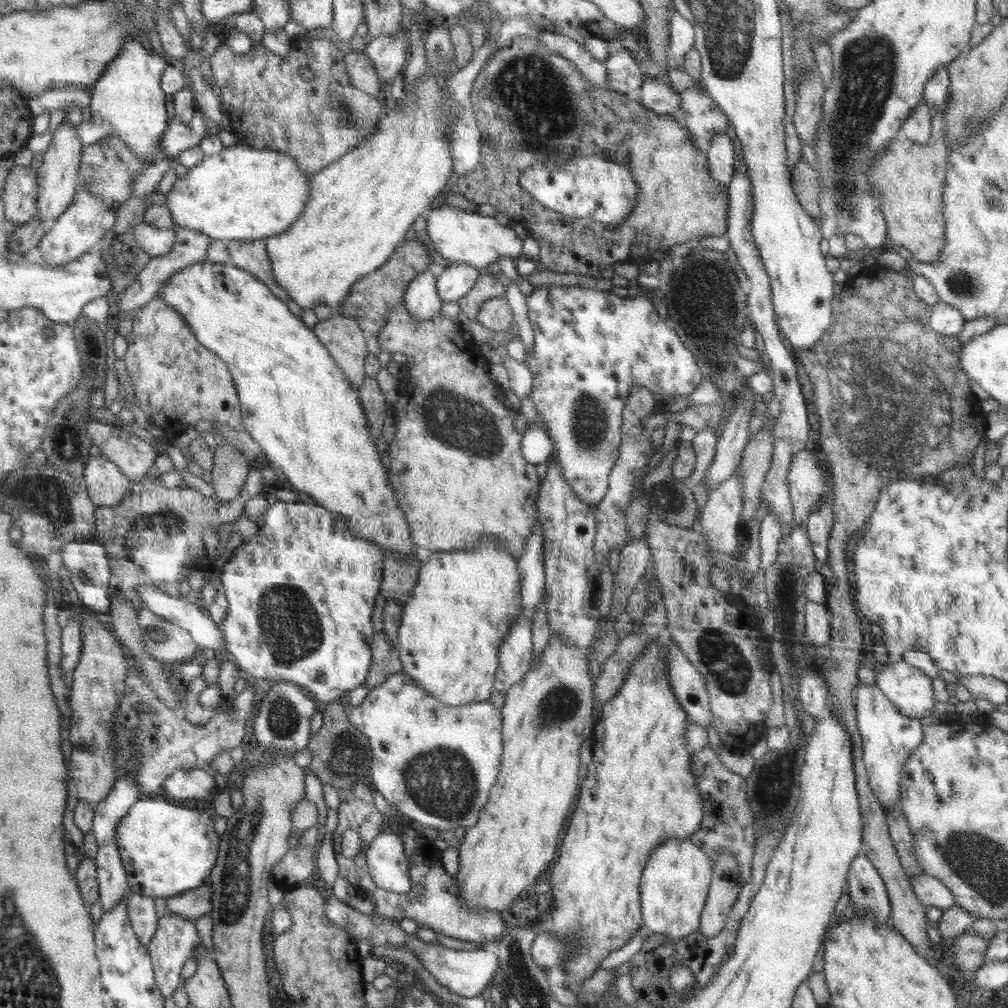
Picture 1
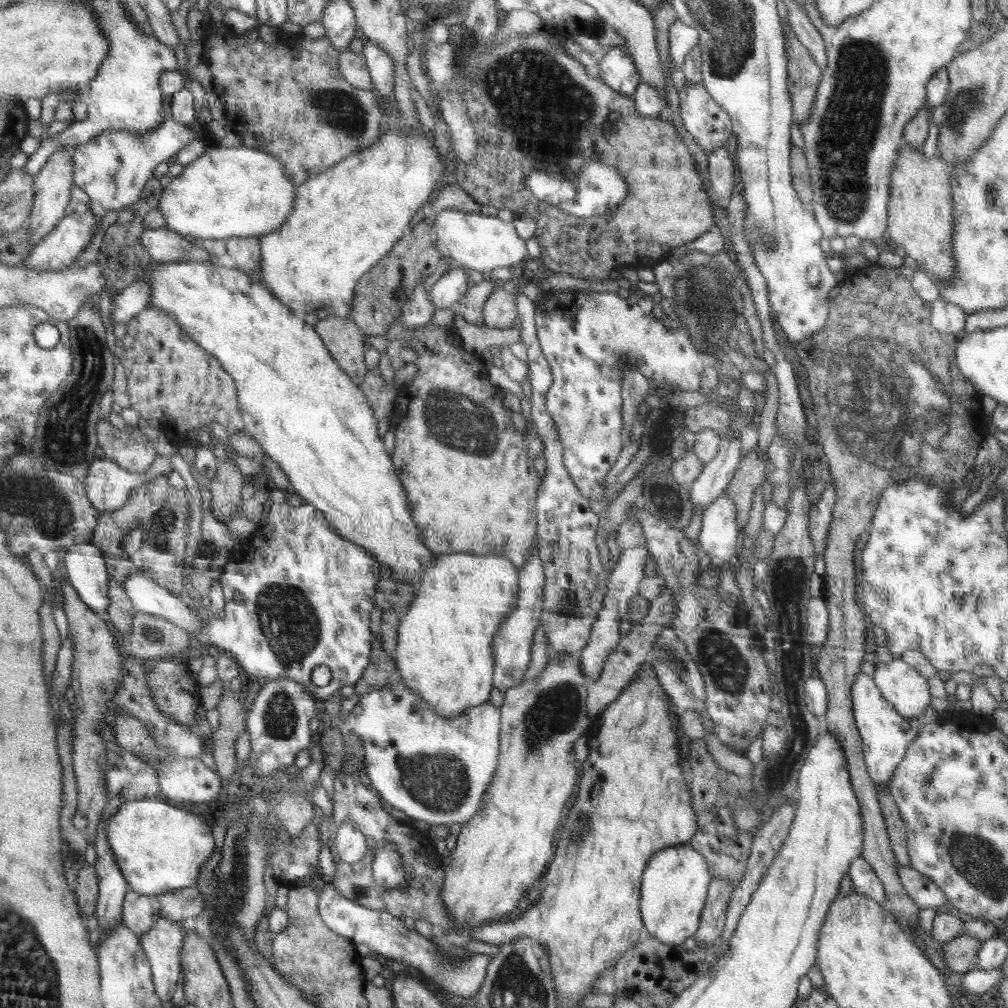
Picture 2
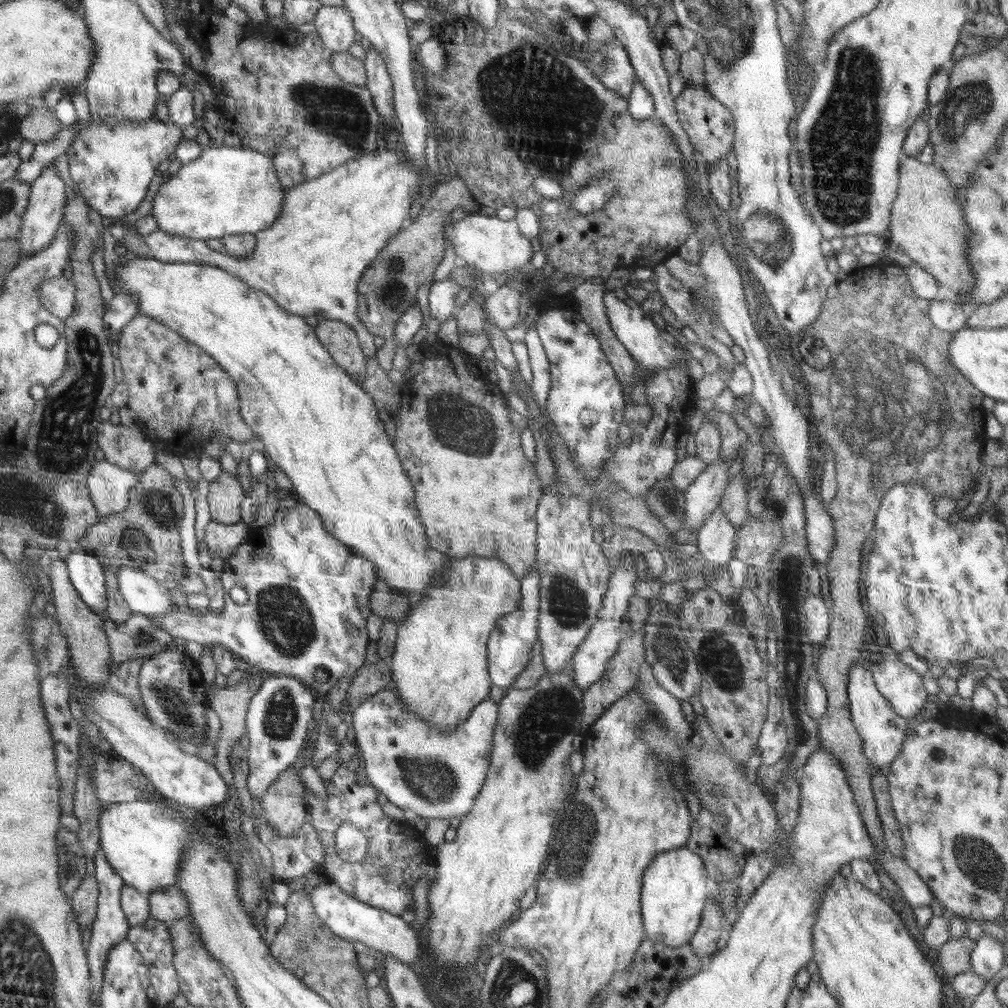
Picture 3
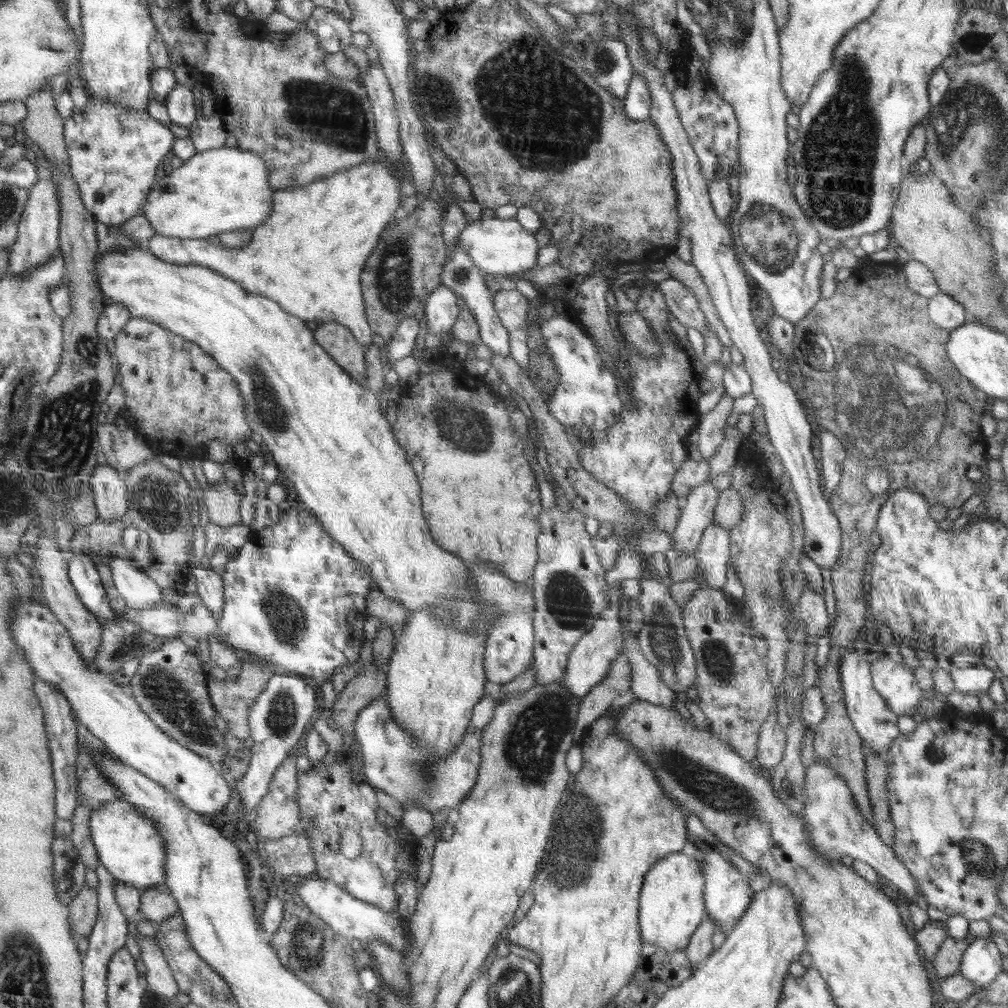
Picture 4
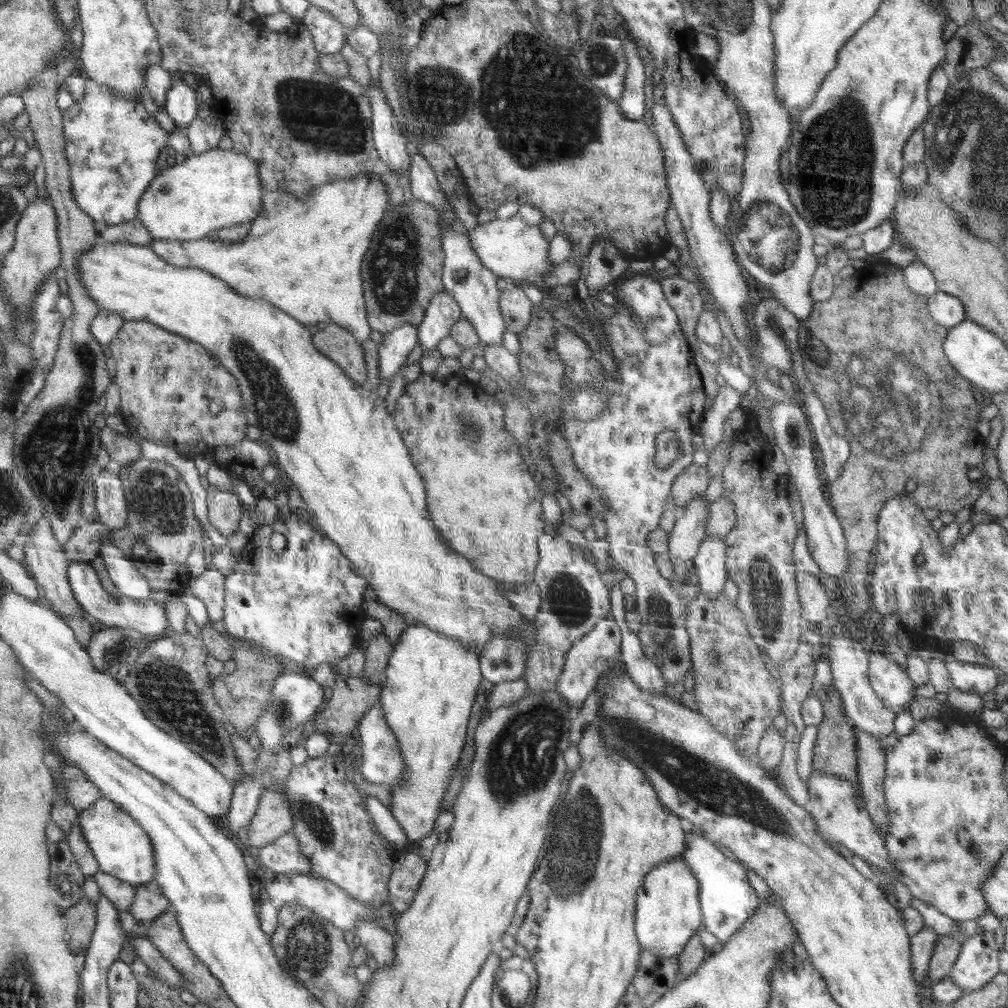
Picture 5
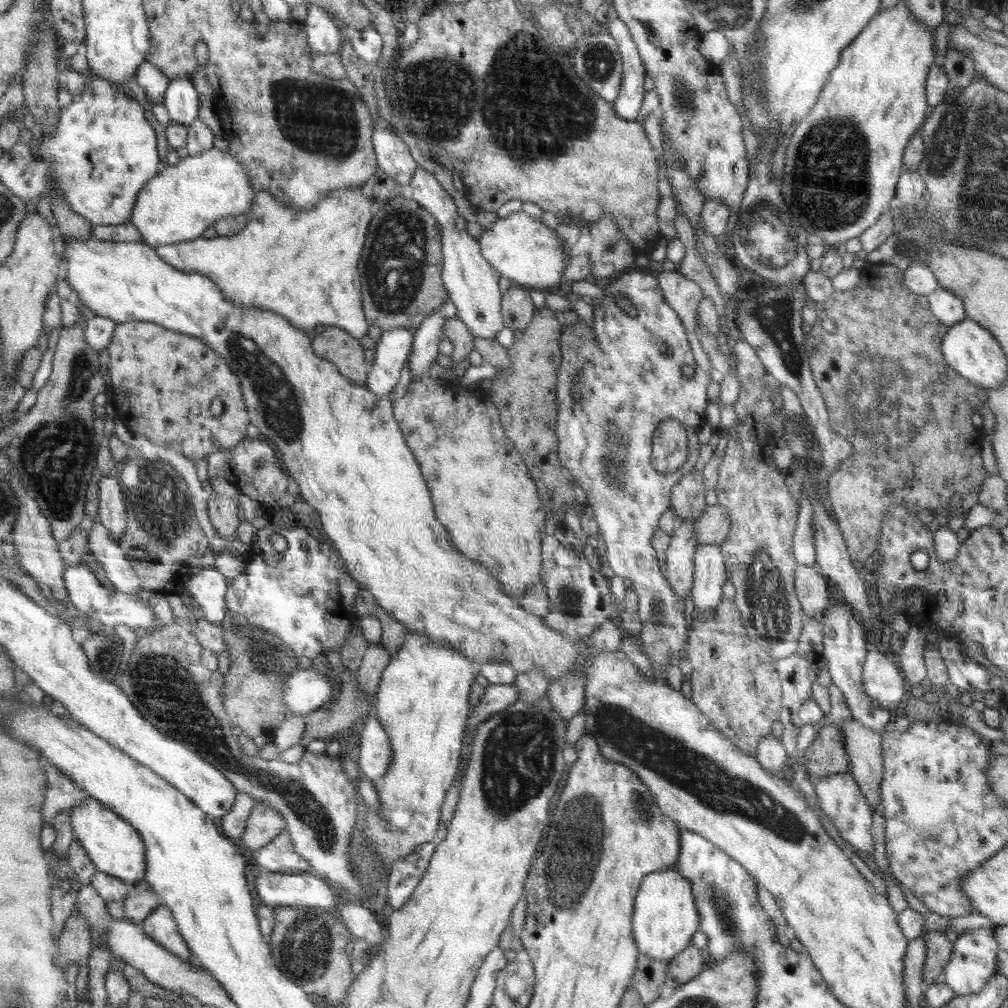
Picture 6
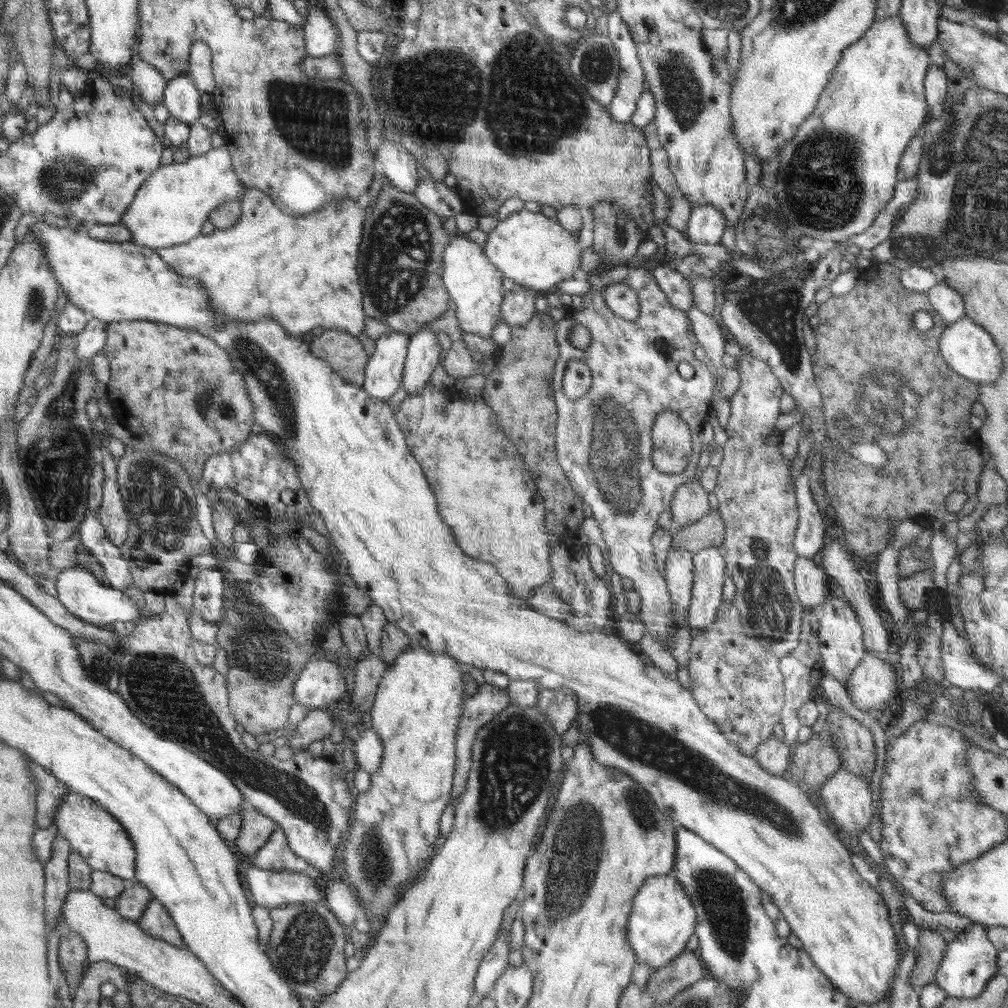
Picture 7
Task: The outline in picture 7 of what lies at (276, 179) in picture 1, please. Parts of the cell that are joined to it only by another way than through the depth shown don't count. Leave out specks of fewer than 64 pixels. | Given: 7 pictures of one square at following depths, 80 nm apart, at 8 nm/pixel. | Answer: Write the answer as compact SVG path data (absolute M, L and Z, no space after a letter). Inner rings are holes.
M226 147L212 148L186 162L162 166L148 178L122 213L119 223L131 234L131 241L152 249L182 244L200 235L209 214L230 201L241 204L246 187L233 170L232 156Z

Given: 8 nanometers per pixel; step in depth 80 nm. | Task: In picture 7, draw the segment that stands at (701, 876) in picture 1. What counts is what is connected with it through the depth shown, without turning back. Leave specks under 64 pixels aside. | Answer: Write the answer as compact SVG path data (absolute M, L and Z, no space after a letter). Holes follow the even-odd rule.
M672 874L646 879L633 898L627 924L627 939L635 952L637 962L645 962L656 969L680 955L686 948L697 923L696 913L684 887Z

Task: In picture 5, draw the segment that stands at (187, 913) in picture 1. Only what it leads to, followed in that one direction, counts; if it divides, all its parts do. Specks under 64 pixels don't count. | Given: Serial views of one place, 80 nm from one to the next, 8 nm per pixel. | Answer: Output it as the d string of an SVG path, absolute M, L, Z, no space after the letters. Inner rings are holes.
M153 880L134 887L135 897L129 906L129 912L139 923L147 924L171 907L170 901Z

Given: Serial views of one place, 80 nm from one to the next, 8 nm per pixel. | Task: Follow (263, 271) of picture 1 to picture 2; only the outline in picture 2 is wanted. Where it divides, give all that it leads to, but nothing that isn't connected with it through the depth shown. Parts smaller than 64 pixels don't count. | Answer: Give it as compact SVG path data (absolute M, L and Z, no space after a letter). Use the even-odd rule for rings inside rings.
M259 237L227 238L226 246L227 254L232 257L238 269L259 280L260 260L262 260Z

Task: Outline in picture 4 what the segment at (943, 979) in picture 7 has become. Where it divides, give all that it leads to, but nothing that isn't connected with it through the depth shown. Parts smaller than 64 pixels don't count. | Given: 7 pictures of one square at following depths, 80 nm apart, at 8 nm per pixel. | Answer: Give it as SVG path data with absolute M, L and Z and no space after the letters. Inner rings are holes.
M991 935L976 937L966 947L963 959L954 975L961 974L980 989L985 988L997 974L1003 972L1001 967L1003 957L996 943L992 941Z

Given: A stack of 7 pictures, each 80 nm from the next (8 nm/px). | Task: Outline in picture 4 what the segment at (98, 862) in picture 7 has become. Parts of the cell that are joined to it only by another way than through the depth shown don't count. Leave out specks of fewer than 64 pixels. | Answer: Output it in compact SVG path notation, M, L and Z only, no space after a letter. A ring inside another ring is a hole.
M120 799L104 803L99 809L92 810L88 826L99 862L114 879L142 891L166 883L168 842L165 842L164 833L160 833L157 822L140 806Z

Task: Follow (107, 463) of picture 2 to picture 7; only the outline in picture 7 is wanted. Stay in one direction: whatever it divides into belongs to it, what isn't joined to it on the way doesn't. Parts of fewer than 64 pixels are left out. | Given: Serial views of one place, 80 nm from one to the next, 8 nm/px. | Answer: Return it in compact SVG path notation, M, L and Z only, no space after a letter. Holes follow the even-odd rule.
M106 479L103 484L103 501L97 508L97 515L104 525L107 537L118 547L125 544L129 520L117 481Z

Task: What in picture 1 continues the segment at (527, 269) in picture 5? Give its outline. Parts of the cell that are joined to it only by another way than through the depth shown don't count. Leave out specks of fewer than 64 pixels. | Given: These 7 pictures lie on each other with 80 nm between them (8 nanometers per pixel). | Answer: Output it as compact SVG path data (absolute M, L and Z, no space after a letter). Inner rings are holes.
M441 202L428 211L426 219L429 244L434 244L434 251L450 264L464 263L481 269L488 268L489 264L494 264L500 257L513 260L523 256L523 240L516 236L511 225L502 225L494 217L482 216L477 211L450 208Z

